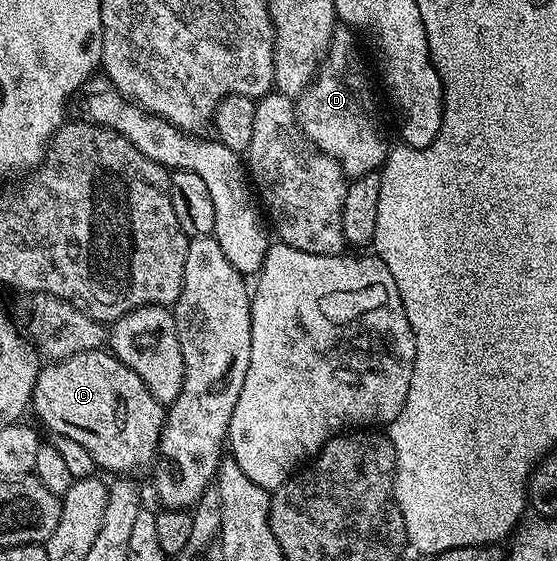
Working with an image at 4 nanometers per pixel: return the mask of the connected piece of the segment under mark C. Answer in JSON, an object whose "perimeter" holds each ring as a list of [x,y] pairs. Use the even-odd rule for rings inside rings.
{"perimeter":[[[98,349],[46,362],[37,372],[31,411],[37,414],[38,421],[47,430],[53,431],[54,436],[62,435],[71,441],[79,441],[79,445],[83,445],[83,449],[91,453],[94,464],[100,470],[102,467],[105,471],[114,471],[114,476],[129,477],[137,473],[133,471],[141,471],[145,466],[146,470],[156,460],[166,408],[152,396],[139,374],[108,350]]]}

